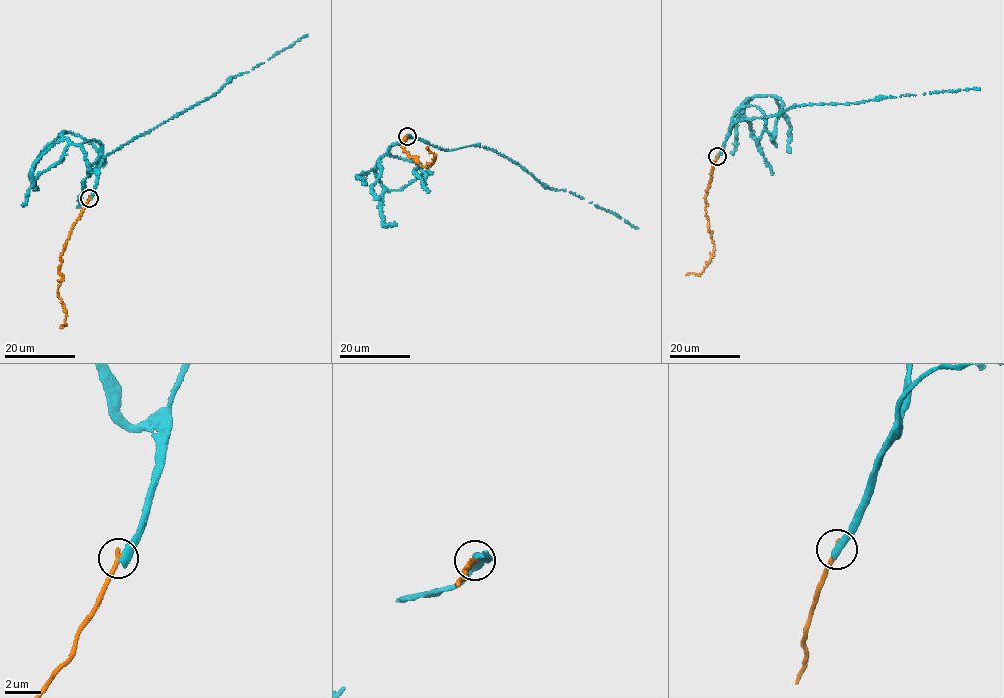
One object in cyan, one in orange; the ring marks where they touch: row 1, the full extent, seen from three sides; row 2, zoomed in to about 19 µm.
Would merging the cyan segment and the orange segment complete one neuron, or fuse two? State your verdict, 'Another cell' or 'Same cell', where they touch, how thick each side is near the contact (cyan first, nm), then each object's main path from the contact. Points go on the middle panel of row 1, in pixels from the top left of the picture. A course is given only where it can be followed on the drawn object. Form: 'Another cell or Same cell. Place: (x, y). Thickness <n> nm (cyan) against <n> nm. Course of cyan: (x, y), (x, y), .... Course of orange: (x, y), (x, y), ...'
Another cell. Place: (407, 136). Thickness 400 nm (cyan) against 280 nm. Course of cyan: (407, 136), (448, 150), (475, 145), (496, 151), (548, 188), (583, 197), (638, 228). Course of orange: (407, 137), (404, 151), (411, 158), (416, 156), (420, 164), (426, 167), (435, 159), (427, 146)

